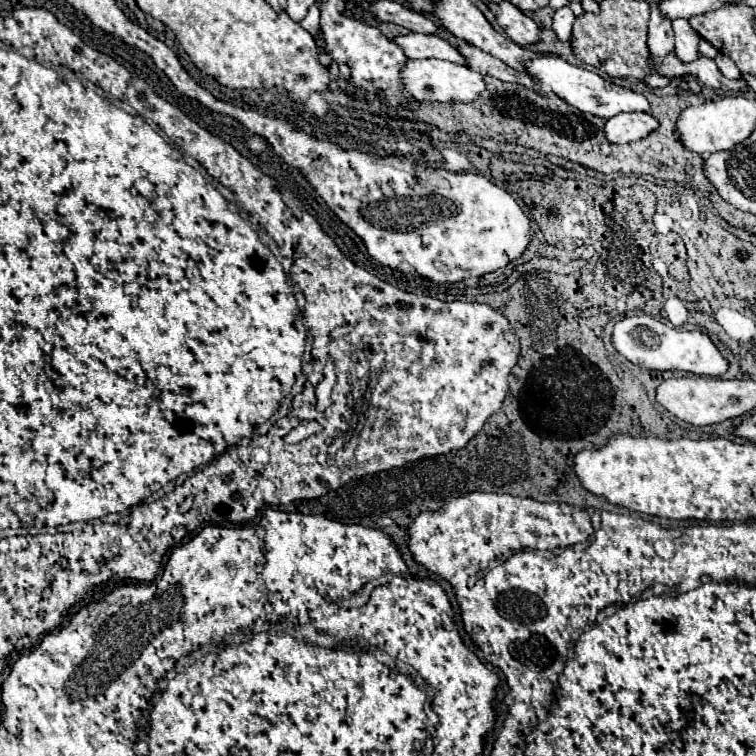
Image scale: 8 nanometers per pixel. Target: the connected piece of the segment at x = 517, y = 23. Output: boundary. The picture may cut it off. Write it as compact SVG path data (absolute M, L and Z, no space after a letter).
M510 1L500 3L500 15L496 17L496 21L506 31L506 35L522 47L540 41L538 25L530 17L526 17L518 7L514 7Z

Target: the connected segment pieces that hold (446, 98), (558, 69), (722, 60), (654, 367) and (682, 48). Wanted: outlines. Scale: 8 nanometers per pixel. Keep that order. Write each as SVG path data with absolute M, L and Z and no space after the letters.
M416 59L408 61L402 69L402 83L410 91L410 95L416 101L440 101L440 103L470 103L480 97L480 93L486 89L484 77L470 67L462 67L450 61L440 59Z
M540 55L536 59L522 61L522 65L528 71L528 75L534 77L544 89L550 87L552 93L556 93L566 103L578 107L584 113L592 113L592 115L602 117L602 119L610 119L610 117L618 115L618 113L624 113L624 111L648 111L648 107L650 107L644 95L640 95L640 93L636 93L632 89L620 87L620 85L616 85L612 81L606 81L598 73L592 73L588 69L570 65L560 57Z
M718 53L716 59L714 59L714 63L718 65L718 69L720 69L720 73L722 73L724 77L728 77L728 79L740 79L740 77L742 77L740 69L736 67L736 63L734 63L732 59L728 59L726 55Z
M638 315L638 317L626 317L620 319L614 325L612 331L612 345L614 349L632 361L634 365L650 371L688 371L694 375L708 375L718 377L724 375L728 369L726 359L720 355L716 345L710 341L710 337L702 331L680 331L674 329L650 315Z
M674 19L672 21L672 29L674 29L674 37L676 37L676 57L680 61L694 61L696 59L696 47L698 47L698 33L690 27L690 23L686 19Z

